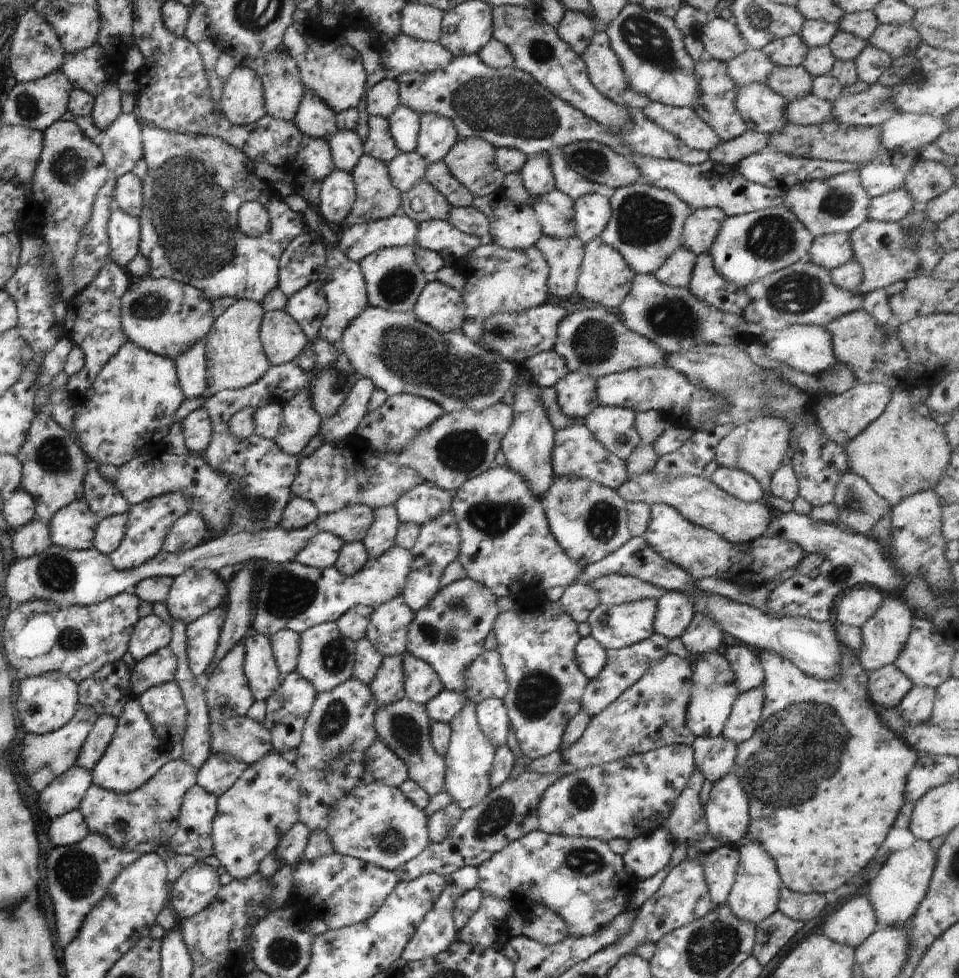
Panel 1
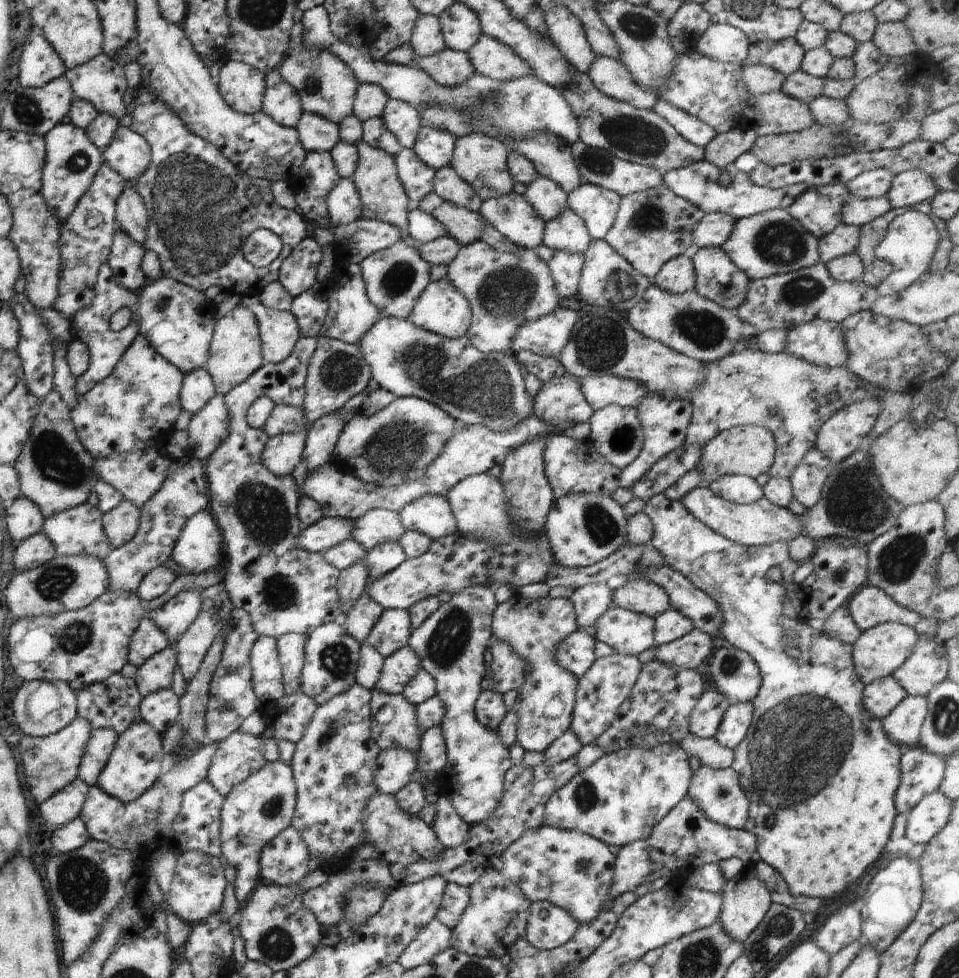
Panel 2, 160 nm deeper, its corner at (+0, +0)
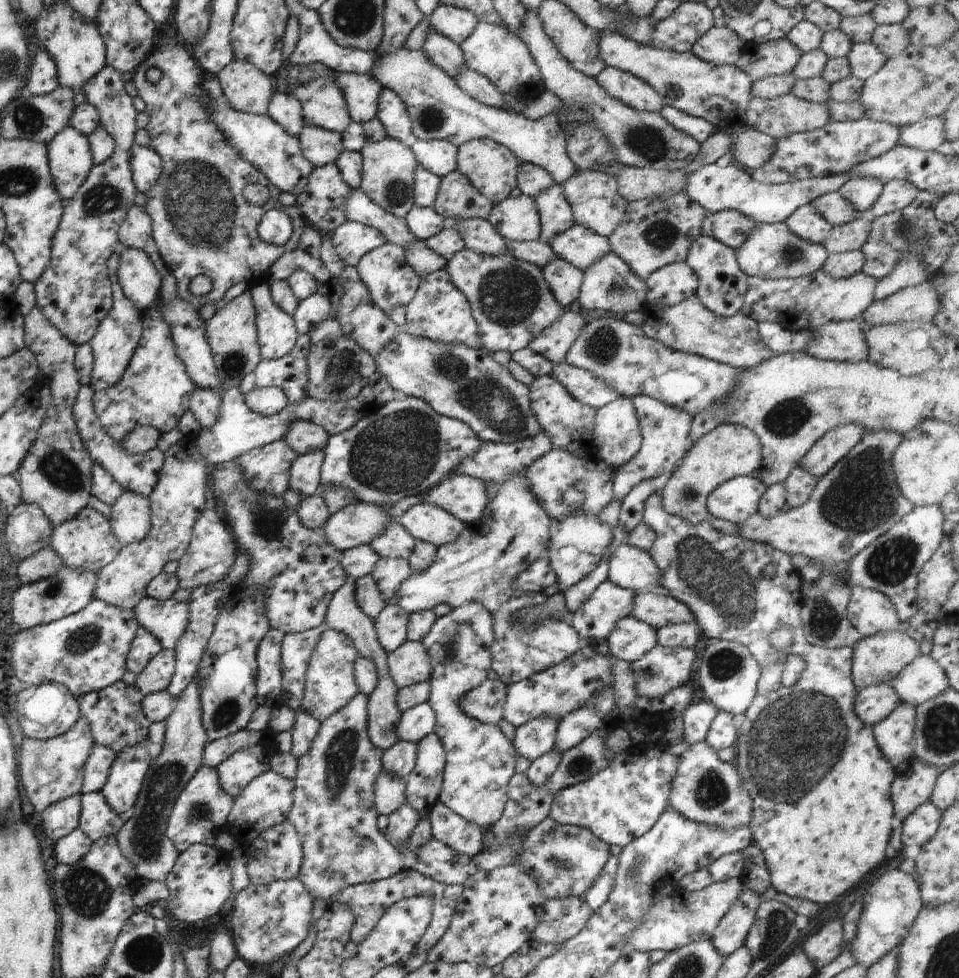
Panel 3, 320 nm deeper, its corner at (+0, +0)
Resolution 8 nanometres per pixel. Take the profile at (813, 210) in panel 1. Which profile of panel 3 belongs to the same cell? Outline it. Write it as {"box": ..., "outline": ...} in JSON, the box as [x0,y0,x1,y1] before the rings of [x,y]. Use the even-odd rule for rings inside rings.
{"box":[784,202,832,245],"outline":[[[810,202],[795,212],[792,212],[784,222],[796,236],[800,236],[807,242],[824,245],[824,240],[828,238],[832,231],[832,224],[820,216],[816,210],[814,202]]]}

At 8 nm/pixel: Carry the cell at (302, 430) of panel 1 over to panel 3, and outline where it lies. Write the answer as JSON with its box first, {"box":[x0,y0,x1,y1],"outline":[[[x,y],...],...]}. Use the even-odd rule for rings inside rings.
{"box":[236,440,298,496],"outline":[[[284,440],[250,450],[236,458],[246,482],[262,494],[283,496],[288,489],[290,470],[298,454]]]}

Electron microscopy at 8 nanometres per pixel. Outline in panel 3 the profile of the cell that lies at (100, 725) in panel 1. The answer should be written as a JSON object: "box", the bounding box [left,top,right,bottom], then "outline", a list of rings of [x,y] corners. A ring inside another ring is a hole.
{"box":[82,744,115,794],"outline":[[[95,744],[84,766],[82,794],[102,791],[115,759],[112,748]]]}

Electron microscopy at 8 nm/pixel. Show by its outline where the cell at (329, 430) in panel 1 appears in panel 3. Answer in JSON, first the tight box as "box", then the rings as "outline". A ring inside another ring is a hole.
{"box":[288,450,324,499],"outline":[[[312,450],[308,454],[298,455],[290,470],[288,489],[298,492],[301,499],[316,495],[324,456],[324,450]]]}

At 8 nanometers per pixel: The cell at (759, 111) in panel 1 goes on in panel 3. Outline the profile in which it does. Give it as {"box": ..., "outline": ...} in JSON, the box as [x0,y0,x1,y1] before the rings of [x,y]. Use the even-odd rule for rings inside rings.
{"box":[745,93,830,138],"outline":[[[791,93],[765,100],[753,97],[748,104],[745,122],[747,127],[754,128],[772,138],[784,138],[795,133],[819,130],[830,121],[830,112],[824,104],[812,103],[793,96]]]}

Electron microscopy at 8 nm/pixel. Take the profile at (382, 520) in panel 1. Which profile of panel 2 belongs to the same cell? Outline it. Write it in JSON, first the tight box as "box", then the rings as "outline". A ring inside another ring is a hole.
{"box":[364,541,406,581],"outline":[[[388,541],[367,551],[364,561],[370,579],[375,581],[400,566],[406,559],[403,548],[396,541]]]}

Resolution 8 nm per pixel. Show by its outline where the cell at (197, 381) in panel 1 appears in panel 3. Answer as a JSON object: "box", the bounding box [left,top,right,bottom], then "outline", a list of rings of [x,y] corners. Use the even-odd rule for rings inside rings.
{"box":[188,388,222,428],"outline":[[[196,388],[188,398],[188,408],[200,422],[201,428],[212,428],[220,418],[222,400],[220,394],[208,388]]]}

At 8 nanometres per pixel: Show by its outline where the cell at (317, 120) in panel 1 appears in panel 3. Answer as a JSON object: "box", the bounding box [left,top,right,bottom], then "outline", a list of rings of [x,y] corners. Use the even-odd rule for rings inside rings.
{"box":[298,124,344,167],"outline":[[[305,124],[298,138],[302,154],[312,167],[335,164],[340,152],[344,150],[341,134],[320,126]]]}

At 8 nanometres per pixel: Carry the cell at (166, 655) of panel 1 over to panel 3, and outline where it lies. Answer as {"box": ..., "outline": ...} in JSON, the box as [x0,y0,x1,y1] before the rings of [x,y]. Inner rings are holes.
{"box":[135,649,176,695],"outline":[[[163,649],[152,658],[151,662],[137,675],[135,687],[142,692],[142,695],[166,691],[176,666],[176,652],[174,649]]]}

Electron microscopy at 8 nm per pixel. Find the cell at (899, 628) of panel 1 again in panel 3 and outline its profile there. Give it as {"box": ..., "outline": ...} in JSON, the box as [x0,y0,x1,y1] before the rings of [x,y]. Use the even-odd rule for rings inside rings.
{"box":[851,632,920,689],"outline":[[[878,632],[860,638],[853,648],[851,667],[851,676],[856,689],[890,683],[892,678],[896,678],[900,670],[908,666],[920,652],[918,642],[904,632]]]}

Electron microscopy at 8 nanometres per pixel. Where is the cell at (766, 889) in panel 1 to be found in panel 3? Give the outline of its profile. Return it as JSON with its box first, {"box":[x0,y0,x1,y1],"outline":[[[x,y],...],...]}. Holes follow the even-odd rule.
{"box":[710,886,762,958],"outline":[[[742,886],[738,900],[730,906],[728,913],[724,914],[710,938],[716,952],[720,952],[722,958],[728,958],[730,954],[745,946],[750,928],[756,922],[758,906],[762,901],[760,894]]]}

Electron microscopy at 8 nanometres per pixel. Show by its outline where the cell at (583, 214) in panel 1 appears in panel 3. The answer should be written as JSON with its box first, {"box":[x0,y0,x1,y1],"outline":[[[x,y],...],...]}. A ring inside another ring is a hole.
{"box":[561,171,627,237],"outline":[[[578,171],[561,186],[572,208],[573,220],[579,226],[592,230],[596,235],[610,237],[622,222],[627,201],[618,194],[619,186],[614,175],[602,171]]]}

